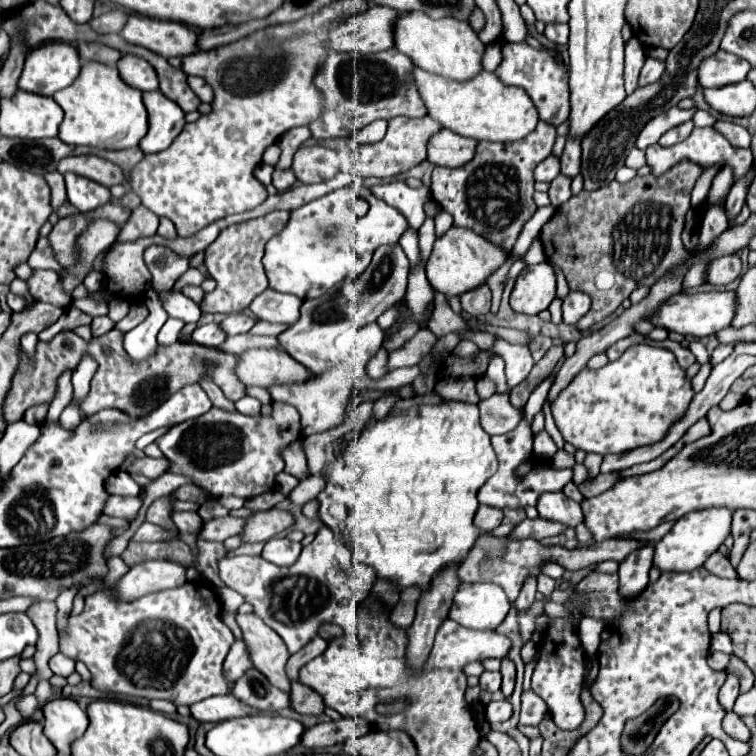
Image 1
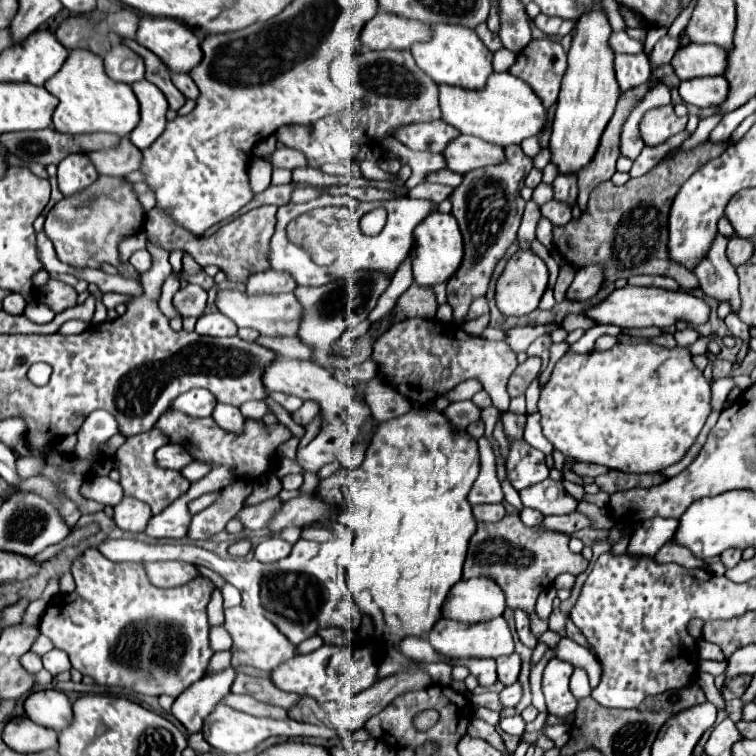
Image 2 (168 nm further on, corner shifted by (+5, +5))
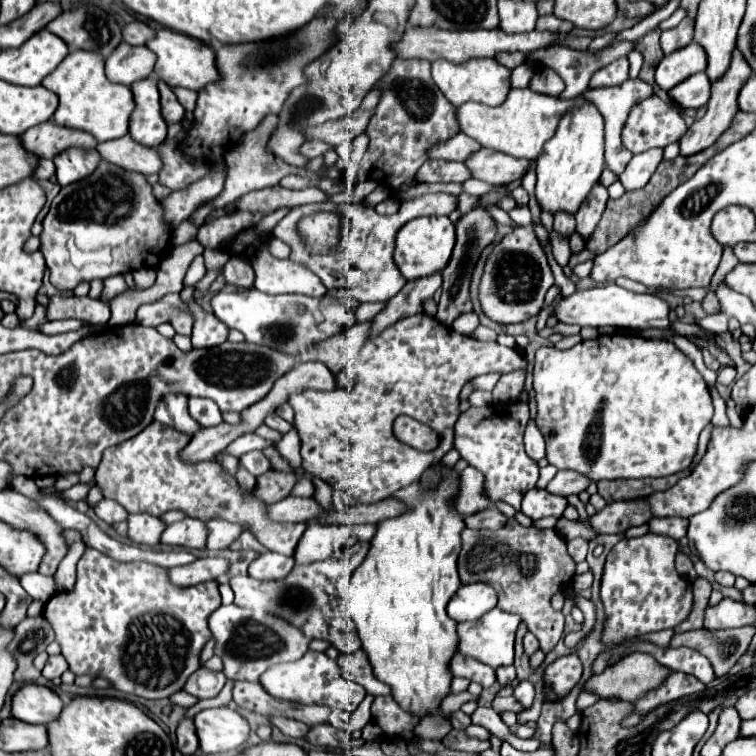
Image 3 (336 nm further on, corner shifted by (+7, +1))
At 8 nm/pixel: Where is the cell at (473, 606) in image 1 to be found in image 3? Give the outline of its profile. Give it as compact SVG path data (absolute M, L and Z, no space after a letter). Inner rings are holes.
M488 583L460 585L460 589L452 595L446 611L450 619L454 619L456 623L474 621L482 617L486 611L494 609L496 601L496 591Z

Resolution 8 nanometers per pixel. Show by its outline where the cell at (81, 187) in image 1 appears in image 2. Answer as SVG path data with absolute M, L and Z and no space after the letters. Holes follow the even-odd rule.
M84 153L68 155L58 163L58 185L66 197L84 191L96 179L98 179L98 173Z

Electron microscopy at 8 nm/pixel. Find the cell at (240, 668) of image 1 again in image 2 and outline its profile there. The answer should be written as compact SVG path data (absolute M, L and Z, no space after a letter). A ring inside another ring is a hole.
M230 665L218 673L210 673L204 679L200 679L200 683L188 687L188 691L184 691L184 695L180 695L174 701L172 705L174 717L190 733L200 731L206 715L220 703L220 699L224 699L226 693L230 693L234 677L236 669Z

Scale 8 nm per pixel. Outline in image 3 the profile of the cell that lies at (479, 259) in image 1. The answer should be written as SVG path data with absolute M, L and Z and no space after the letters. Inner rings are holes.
M418 217L406 223L396 233L394 241L394 263L398 265L400 273L412 281L442 271L454 249L454 233L454 223L448 217Z

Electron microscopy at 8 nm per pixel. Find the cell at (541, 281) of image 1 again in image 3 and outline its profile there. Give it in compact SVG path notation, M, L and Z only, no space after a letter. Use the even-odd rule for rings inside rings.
M532 225L514 227L494 249L490 251L484 273L478 287L478 299L486 317L500 325L520 323L540 313L544 305L546 291L554 285L550 265L546 261L544 249L534 235Z

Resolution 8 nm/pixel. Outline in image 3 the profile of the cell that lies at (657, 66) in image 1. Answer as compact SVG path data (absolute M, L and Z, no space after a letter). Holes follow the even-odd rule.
M688 17L682 19L678 27L664 31L662 37L660 37L664 55L666 55L666 53L672 53L672 51L676 51L676 49L680 49L680 47L686 47L686 45L692 41L692 33L694 33L694 21L688 19Z

